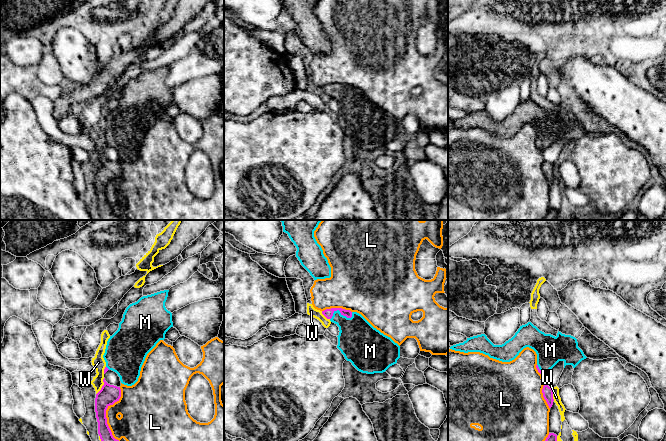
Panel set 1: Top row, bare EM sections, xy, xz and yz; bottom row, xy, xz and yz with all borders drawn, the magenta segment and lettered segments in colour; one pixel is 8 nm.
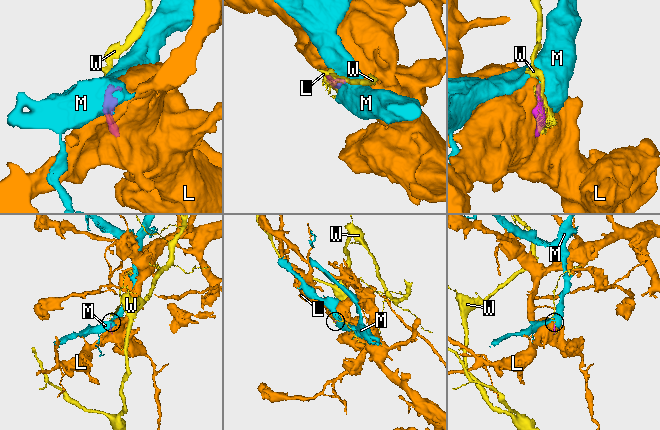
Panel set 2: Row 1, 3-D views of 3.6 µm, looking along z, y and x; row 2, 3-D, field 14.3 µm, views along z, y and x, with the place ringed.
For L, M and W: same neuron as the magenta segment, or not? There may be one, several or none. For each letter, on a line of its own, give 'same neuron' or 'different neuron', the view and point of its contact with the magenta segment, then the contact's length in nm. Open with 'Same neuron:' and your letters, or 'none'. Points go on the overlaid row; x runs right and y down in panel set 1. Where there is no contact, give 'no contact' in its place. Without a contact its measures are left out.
Same neuron: M
L: different neuron; meets magenta in xy at (105, 413); contact 440 nm long
M: same neuron; meets magenta in xz at (341, 313); contact 190 nm long
W: different neuron; meets magenta in xy at (102, 386); contact 150 nm long

